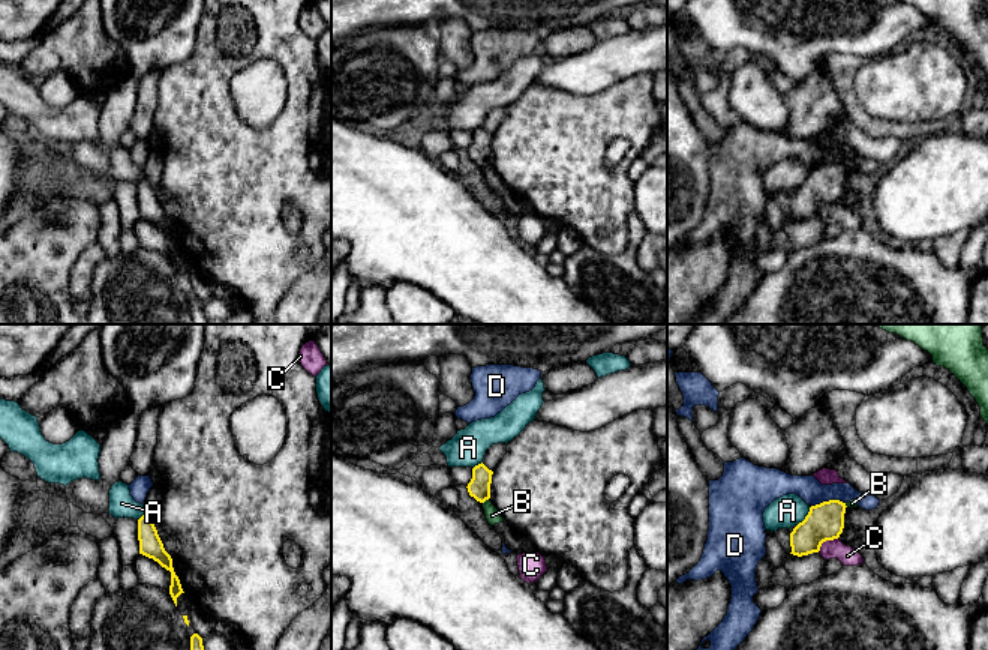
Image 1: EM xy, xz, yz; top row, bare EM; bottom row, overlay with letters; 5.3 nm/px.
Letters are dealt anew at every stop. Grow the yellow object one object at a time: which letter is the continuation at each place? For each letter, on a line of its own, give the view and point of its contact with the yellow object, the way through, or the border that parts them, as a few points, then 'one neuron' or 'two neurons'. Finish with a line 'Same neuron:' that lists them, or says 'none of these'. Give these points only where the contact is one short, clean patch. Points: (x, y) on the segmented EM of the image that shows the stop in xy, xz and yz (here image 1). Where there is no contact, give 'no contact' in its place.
A: meets yellow in yz at (805, 517); border along yz (810, 508), (808, 514), (796, 526); two neurons
B: meets yellow in xz at (485, 500); border along xz (488, 499), (483, 503); two neurons
C: meets yellow in yz at (825, 541); two neurons
D: meets yellow in yz at (829, 500); two neurons
Same neuron: none of these

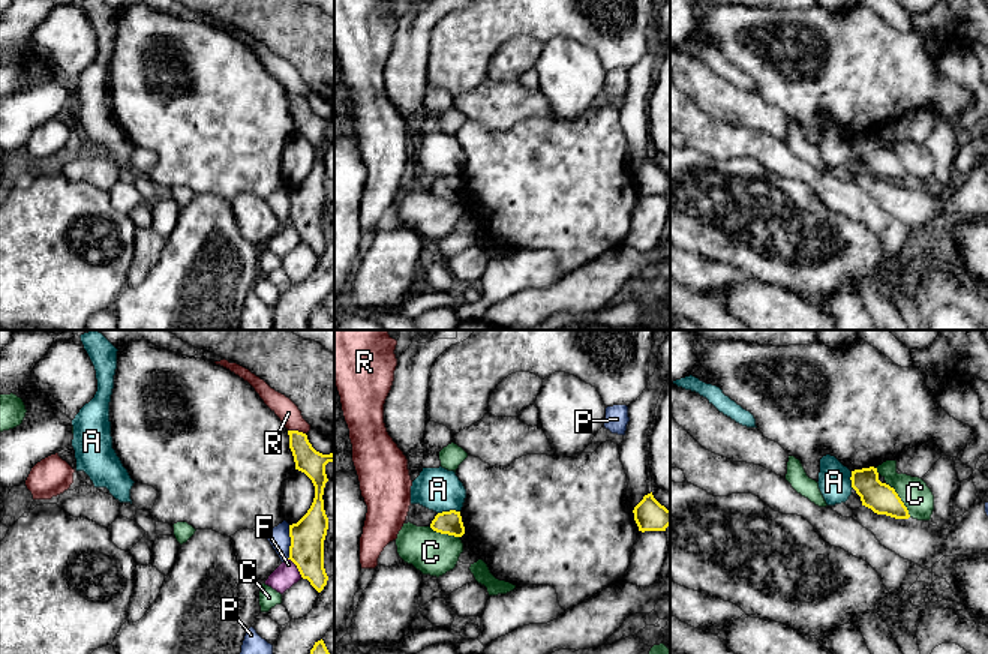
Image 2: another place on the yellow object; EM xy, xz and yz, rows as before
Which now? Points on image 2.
A: meets yellow in xz at (450, 510); border along xz (459, 510), (443, 510), (438, 513); two neurons
C: meets yellow in yz at (900, 498); two neurons
F: meets yellow in xy at (297, 567); border along xy (288, 558), (302, 576); two neurons
P: meets yellow in xy at (291, 542); two neurons
R: meets yellow in xy at (297, 431); two neurons
Same neuron: none of these

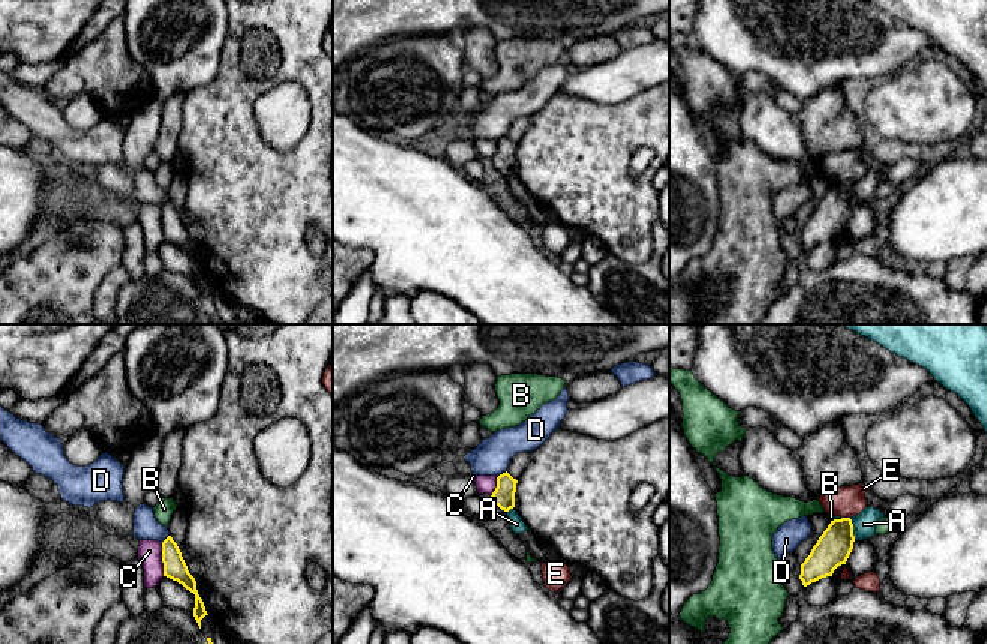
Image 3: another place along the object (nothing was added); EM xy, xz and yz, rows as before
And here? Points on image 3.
A: meets yellow in yz at (852, 529); border along yz (849, 518), (855, 539); two neurons
B: meets yellow in yz at (836, 520); two neurons
C: meets yellow in xy at (162, 559); two neurons
D: meets yellow in xz at (503, 473); border along xz (506, 470), (497, 478); two neurons
E: meets yellow in yz at (846, 518); two neurons
Same neuron: none of these

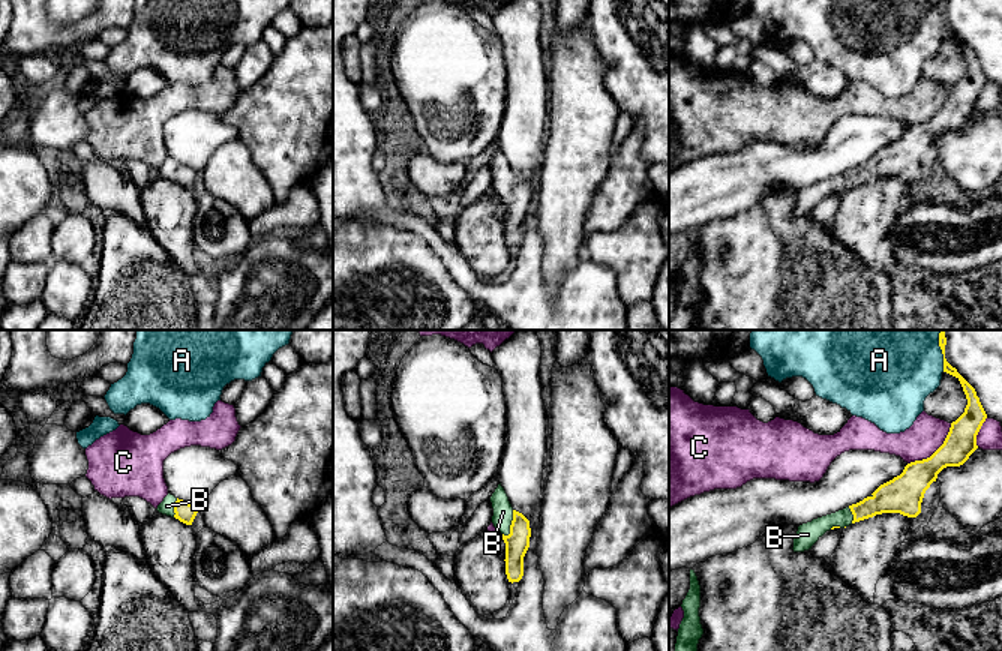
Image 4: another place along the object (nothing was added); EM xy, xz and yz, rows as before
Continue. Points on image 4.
A: meets yellow in yz at (942, 351); two neurons
B: meets yellow in xz at (512, 524); one neuron
C: meets yellow in yz at (936, 450); two neurons
Same neuron: B

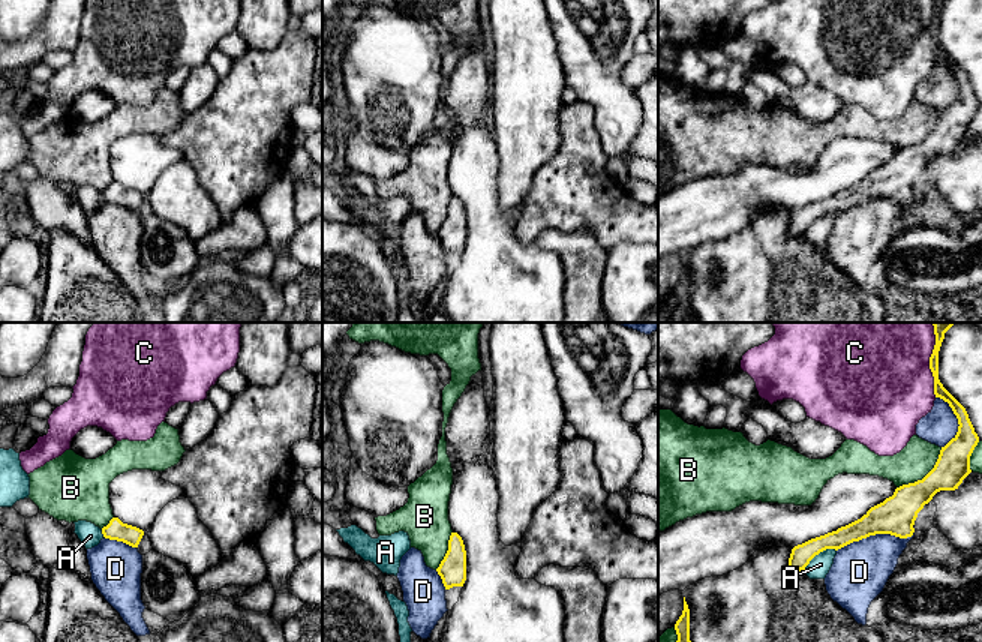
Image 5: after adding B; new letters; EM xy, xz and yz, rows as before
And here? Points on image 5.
A: meets yellow in yz at (817, 554); two neurons
B: meets yellow in yz at (925, 476); two neurons
C: meets yellow in yz at (930, 360); two neurons
D: meets yellow in yz at (876, 533); two neurons
Same neuron: none of these

